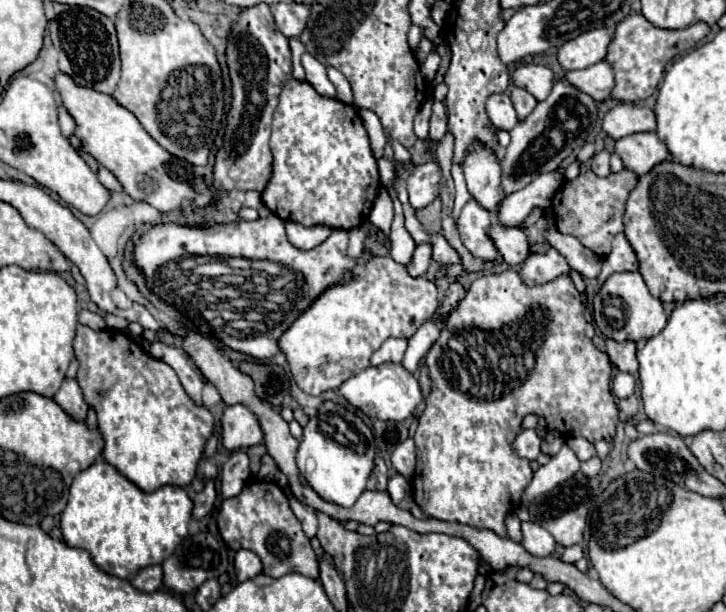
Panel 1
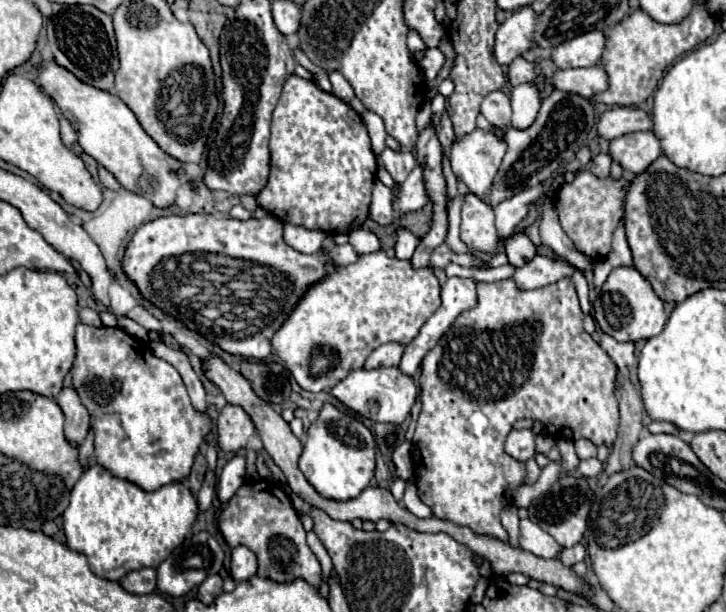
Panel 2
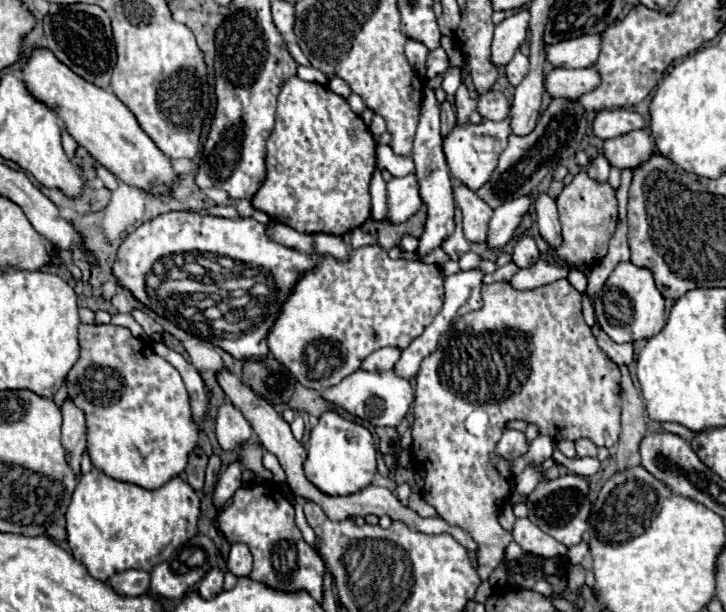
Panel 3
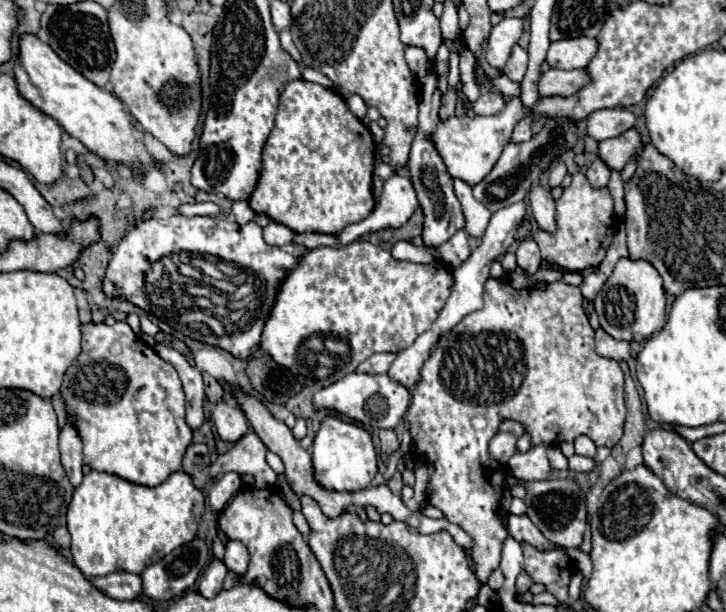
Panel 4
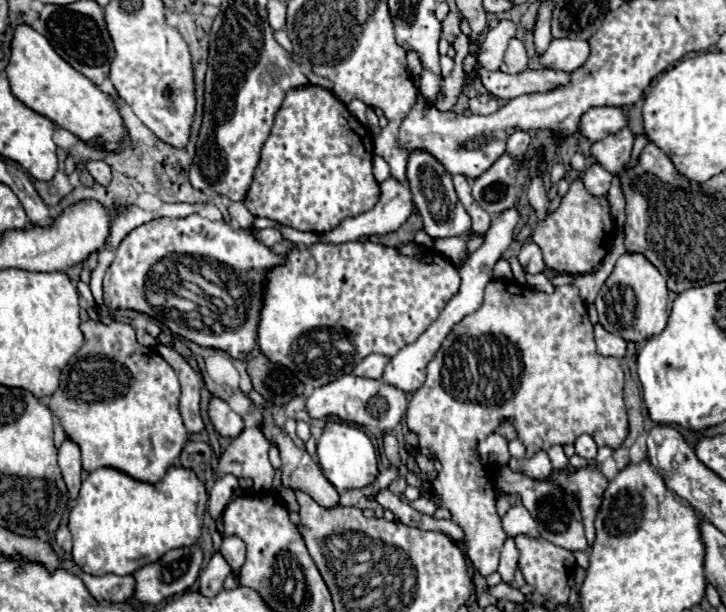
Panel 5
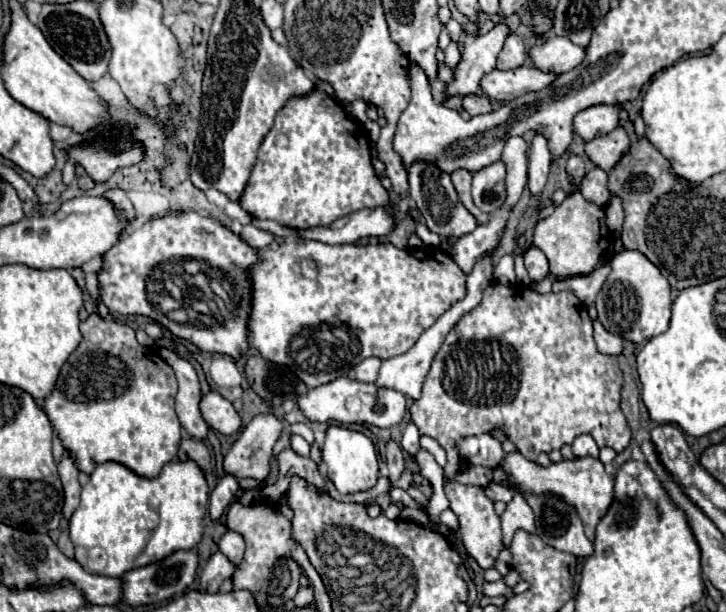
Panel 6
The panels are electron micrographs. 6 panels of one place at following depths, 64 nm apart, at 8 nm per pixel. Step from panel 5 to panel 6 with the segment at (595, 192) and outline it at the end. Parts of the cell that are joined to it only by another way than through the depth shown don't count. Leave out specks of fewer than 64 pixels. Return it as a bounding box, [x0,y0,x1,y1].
[580,168,610,208]

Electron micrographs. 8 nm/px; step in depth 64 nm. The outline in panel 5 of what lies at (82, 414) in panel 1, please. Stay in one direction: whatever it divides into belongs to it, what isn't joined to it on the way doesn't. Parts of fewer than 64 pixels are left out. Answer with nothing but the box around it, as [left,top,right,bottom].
[58,440,82,508]

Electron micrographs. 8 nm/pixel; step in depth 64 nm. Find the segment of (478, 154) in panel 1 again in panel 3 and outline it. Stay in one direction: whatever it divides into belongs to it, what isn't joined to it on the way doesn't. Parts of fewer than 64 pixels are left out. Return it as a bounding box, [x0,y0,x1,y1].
[442,116,512,190]

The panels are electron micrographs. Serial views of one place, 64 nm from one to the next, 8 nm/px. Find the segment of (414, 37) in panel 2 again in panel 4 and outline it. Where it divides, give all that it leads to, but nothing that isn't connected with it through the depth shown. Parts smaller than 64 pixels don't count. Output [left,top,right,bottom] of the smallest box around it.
[406,46,428,80]

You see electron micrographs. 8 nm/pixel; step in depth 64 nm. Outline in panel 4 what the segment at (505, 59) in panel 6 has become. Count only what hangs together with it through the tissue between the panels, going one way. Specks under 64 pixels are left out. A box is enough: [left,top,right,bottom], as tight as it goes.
[502,44,528,82]

